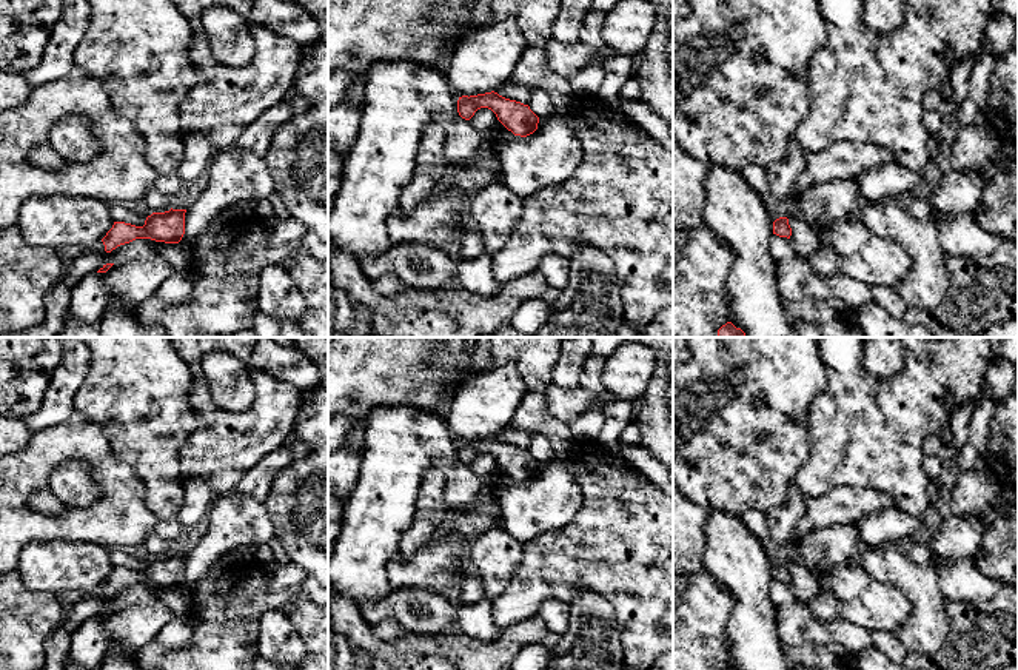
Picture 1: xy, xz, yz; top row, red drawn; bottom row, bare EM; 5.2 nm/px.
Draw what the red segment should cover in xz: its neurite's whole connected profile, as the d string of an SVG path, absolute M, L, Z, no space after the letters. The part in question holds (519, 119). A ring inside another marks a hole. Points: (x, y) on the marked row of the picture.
M494 91L470 97L462 95L457 100L457 112L465 120L470 120L481 108L491 109L514 136L527 137L537 129L539 117L528 105L505 99Z

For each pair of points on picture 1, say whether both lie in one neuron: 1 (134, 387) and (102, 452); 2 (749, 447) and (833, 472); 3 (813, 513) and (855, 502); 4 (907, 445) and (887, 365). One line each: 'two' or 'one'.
1: two
2: two
3: one
4: two

